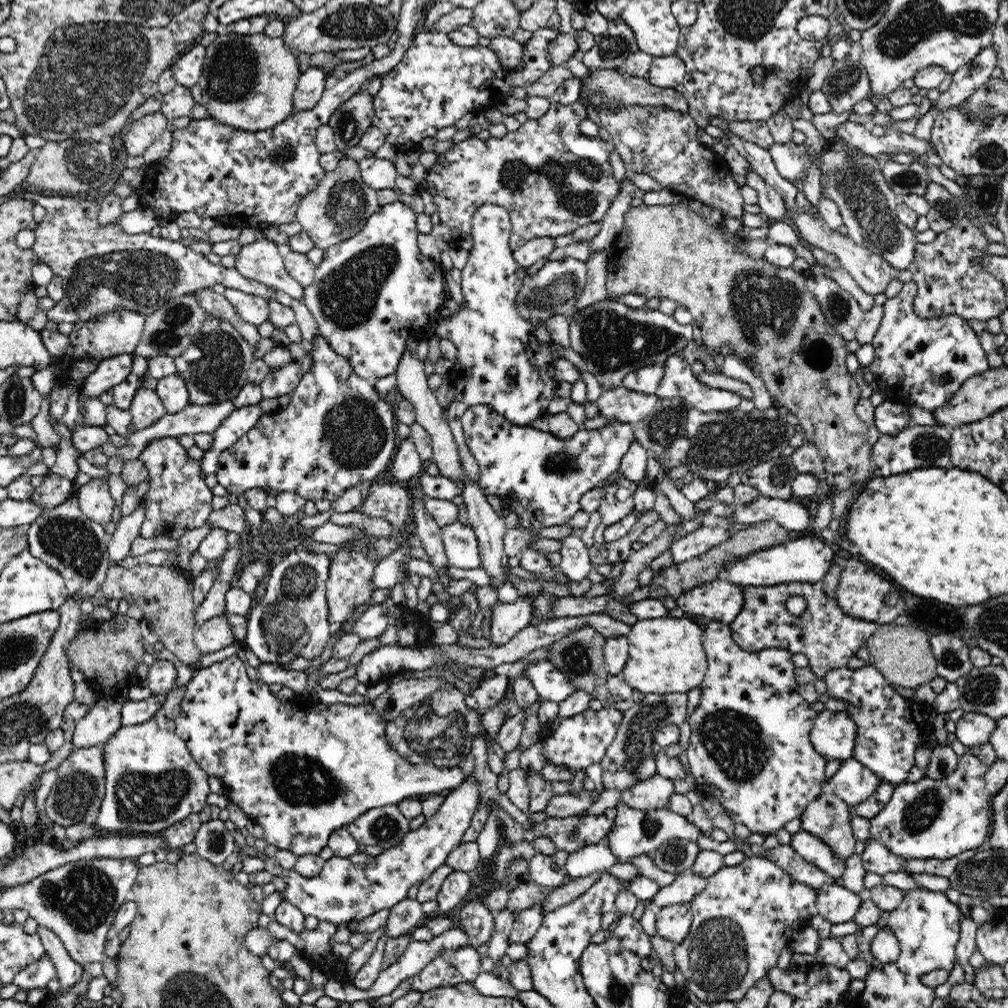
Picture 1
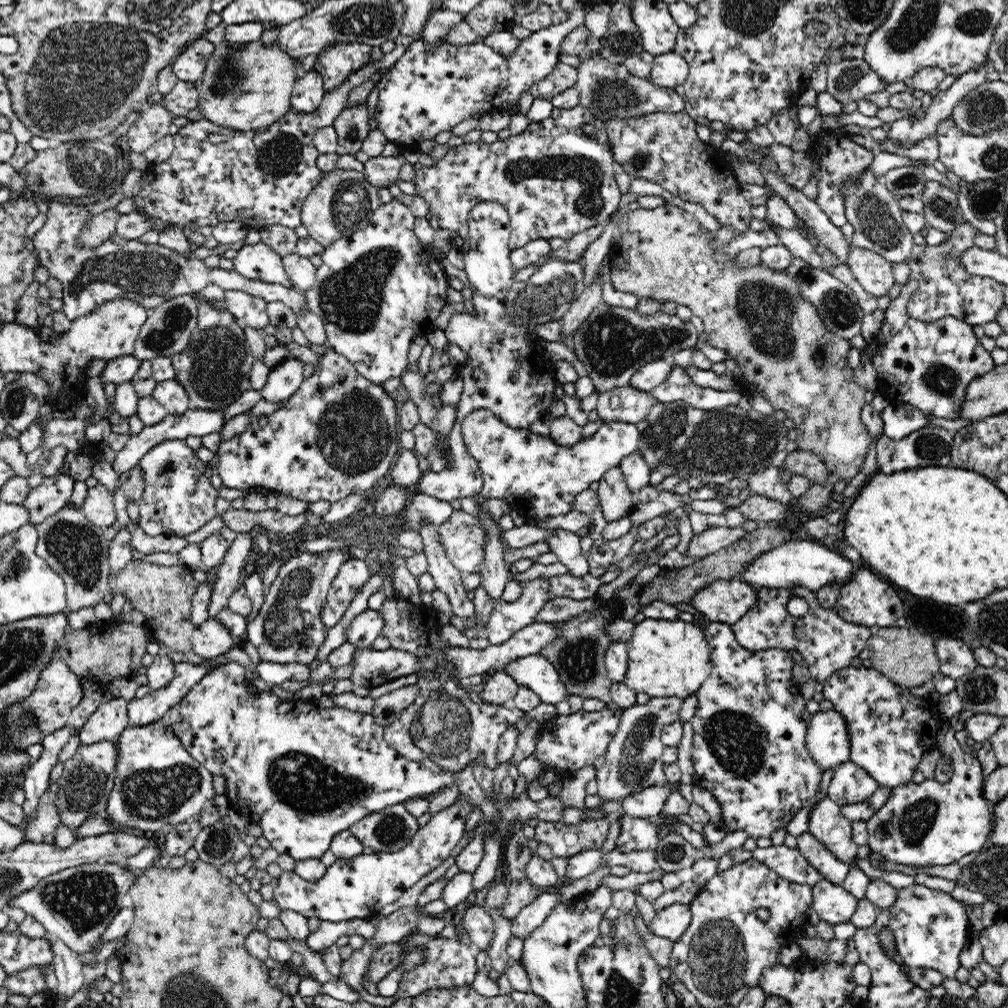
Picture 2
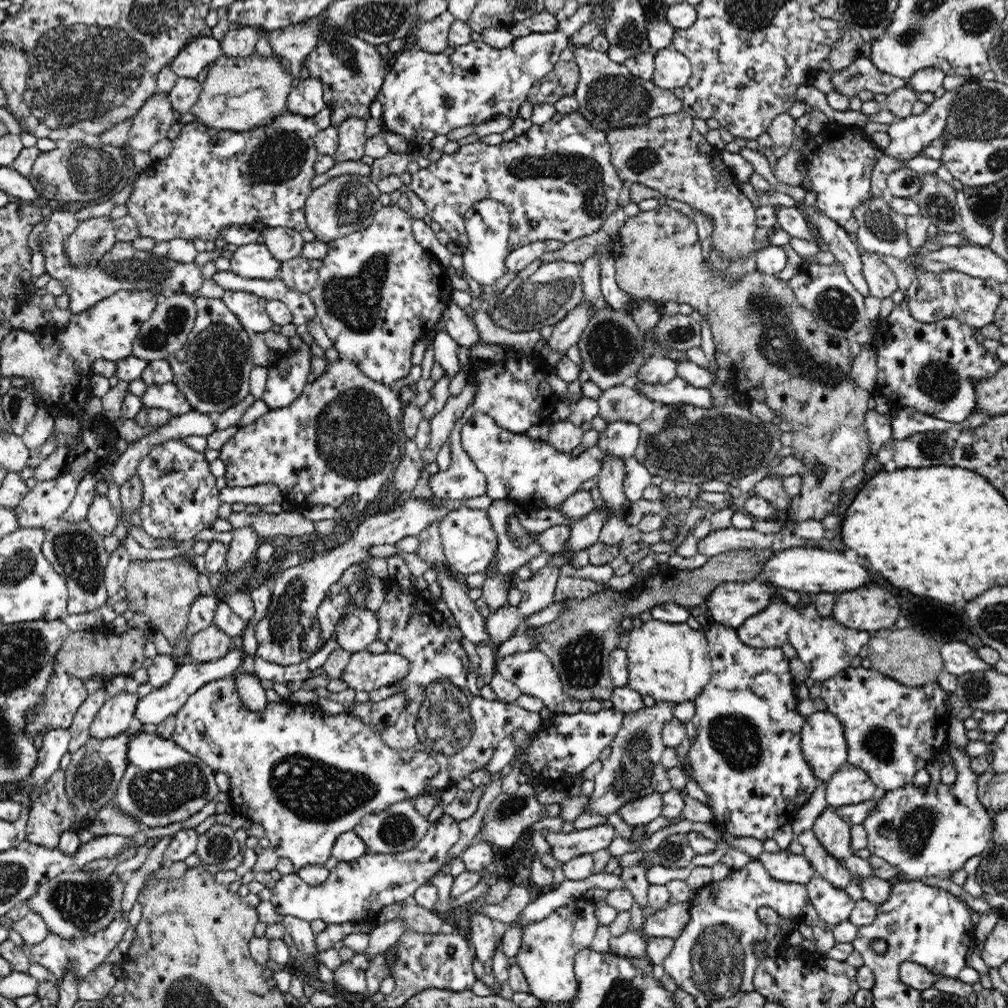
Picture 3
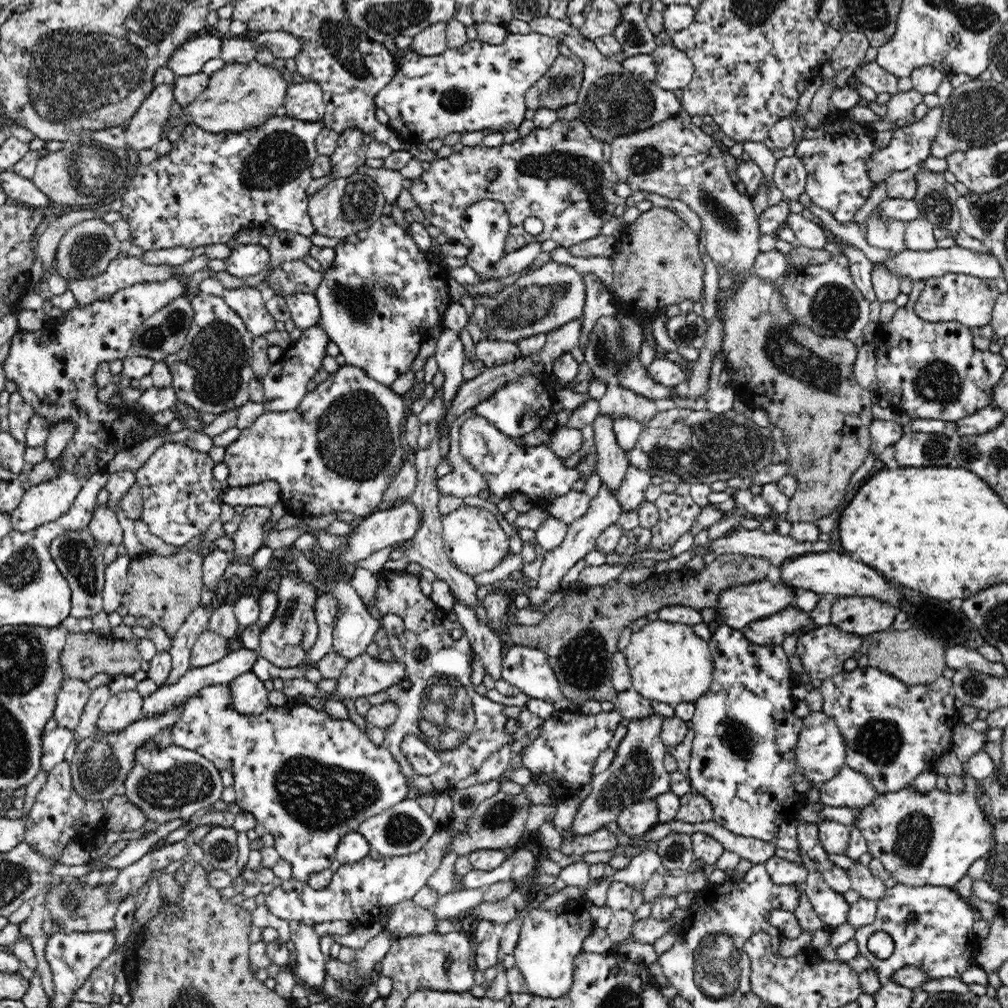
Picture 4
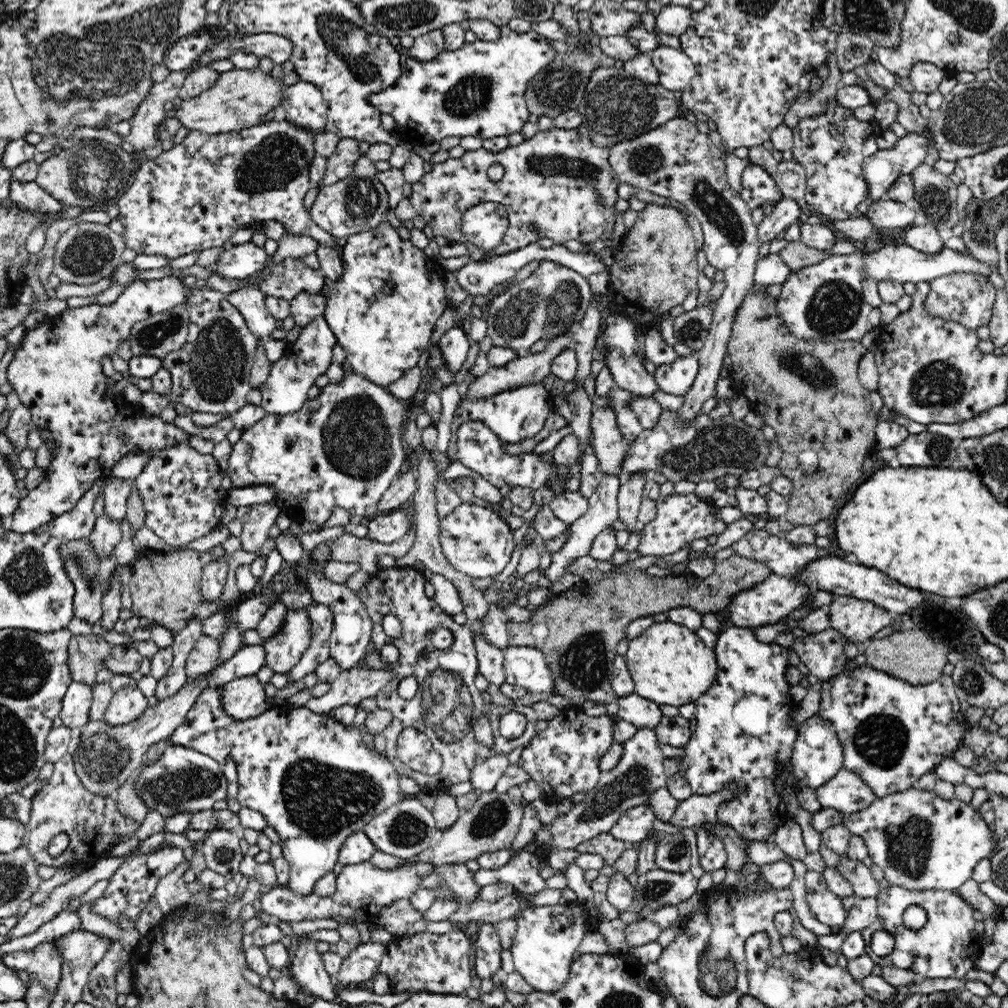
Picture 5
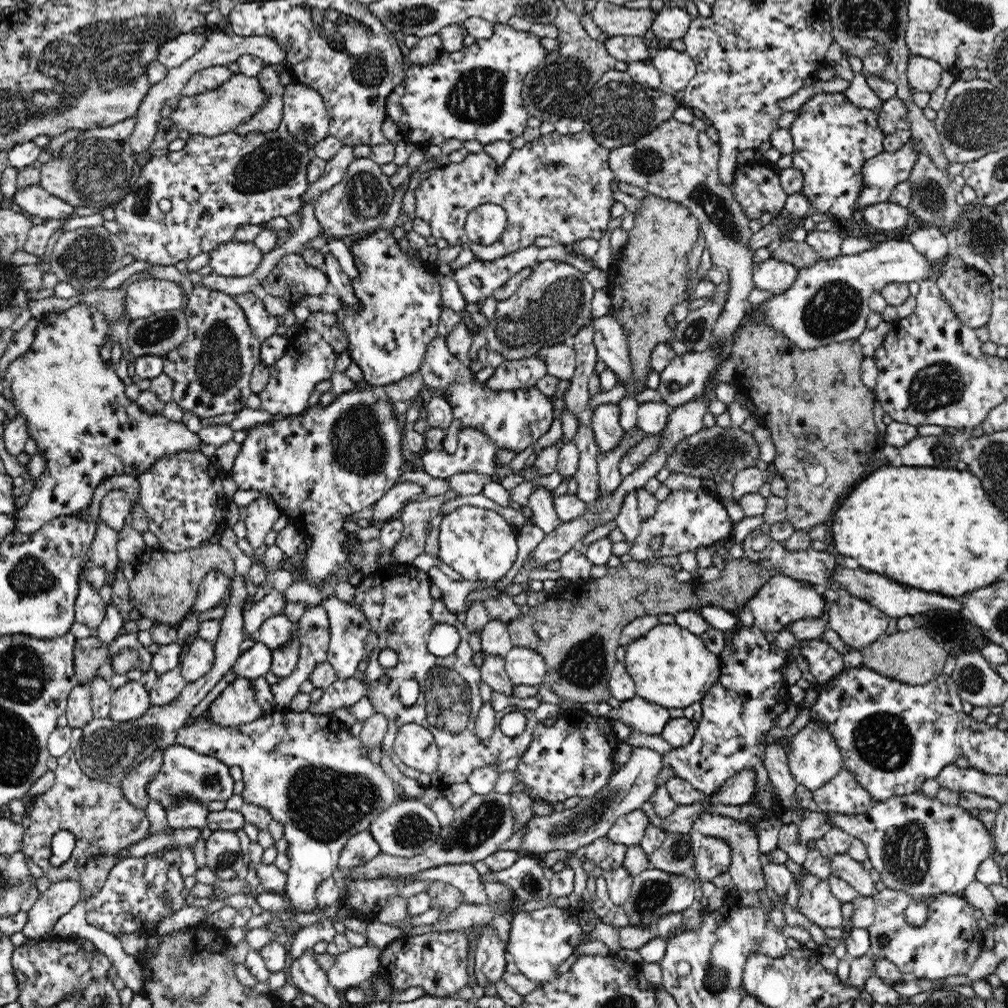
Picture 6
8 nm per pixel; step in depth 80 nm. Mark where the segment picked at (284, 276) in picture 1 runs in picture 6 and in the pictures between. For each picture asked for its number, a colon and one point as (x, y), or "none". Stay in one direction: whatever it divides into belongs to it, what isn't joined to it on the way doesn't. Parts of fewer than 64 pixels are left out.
2: (258, 262)
3: (253, 261)
4: (246, 260)
5: (245, 260)
6: (234, 259)

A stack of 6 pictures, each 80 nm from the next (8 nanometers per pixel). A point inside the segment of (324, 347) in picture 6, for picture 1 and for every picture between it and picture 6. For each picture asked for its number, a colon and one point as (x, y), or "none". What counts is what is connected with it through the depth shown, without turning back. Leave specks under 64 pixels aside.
1: (279, 382)
2: (285, 379)
3: (286, 379)
4: (285, 384)
5: (284, 392)

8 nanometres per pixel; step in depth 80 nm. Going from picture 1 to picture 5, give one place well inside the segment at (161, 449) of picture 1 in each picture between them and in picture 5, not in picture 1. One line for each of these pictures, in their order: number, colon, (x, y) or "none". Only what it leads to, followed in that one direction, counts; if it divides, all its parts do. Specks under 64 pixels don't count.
2: (178, 499)
3: (180, 499)
4: (181, 498)
5: (183, 498)

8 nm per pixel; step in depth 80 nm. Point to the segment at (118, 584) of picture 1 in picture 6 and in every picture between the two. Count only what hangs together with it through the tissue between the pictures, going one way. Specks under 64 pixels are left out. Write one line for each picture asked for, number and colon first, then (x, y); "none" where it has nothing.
2: (162, 593)
3: (163, 590)
4: (166, 590)
5: (166, 589)
6: (165, 587)

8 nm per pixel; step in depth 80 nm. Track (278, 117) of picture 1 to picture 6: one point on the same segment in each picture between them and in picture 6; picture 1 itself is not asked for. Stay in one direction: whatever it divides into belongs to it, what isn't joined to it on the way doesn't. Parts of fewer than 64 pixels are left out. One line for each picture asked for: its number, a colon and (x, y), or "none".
2: (247, 88)
3: (239, 94)
4: (239, 97)
5: (240, 98)
6: (235, 102)

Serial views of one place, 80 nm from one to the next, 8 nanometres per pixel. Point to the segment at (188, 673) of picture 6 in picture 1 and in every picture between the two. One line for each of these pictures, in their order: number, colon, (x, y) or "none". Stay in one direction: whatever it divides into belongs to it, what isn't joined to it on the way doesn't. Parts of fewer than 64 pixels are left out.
1: (216, 633)
2: (211, 639)
3: (211, 644)
4: (210, 647)
5: (205, 656)

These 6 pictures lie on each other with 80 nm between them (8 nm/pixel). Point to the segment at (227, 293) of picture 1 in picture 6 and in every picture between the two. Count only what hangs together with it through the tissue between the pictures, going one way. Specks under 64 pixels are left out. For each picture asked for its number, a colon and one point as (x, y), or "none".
2: (249, 310)
3: (250, 309)
4: (248, 302)
5: (249, 300)
6: (263, 325)

